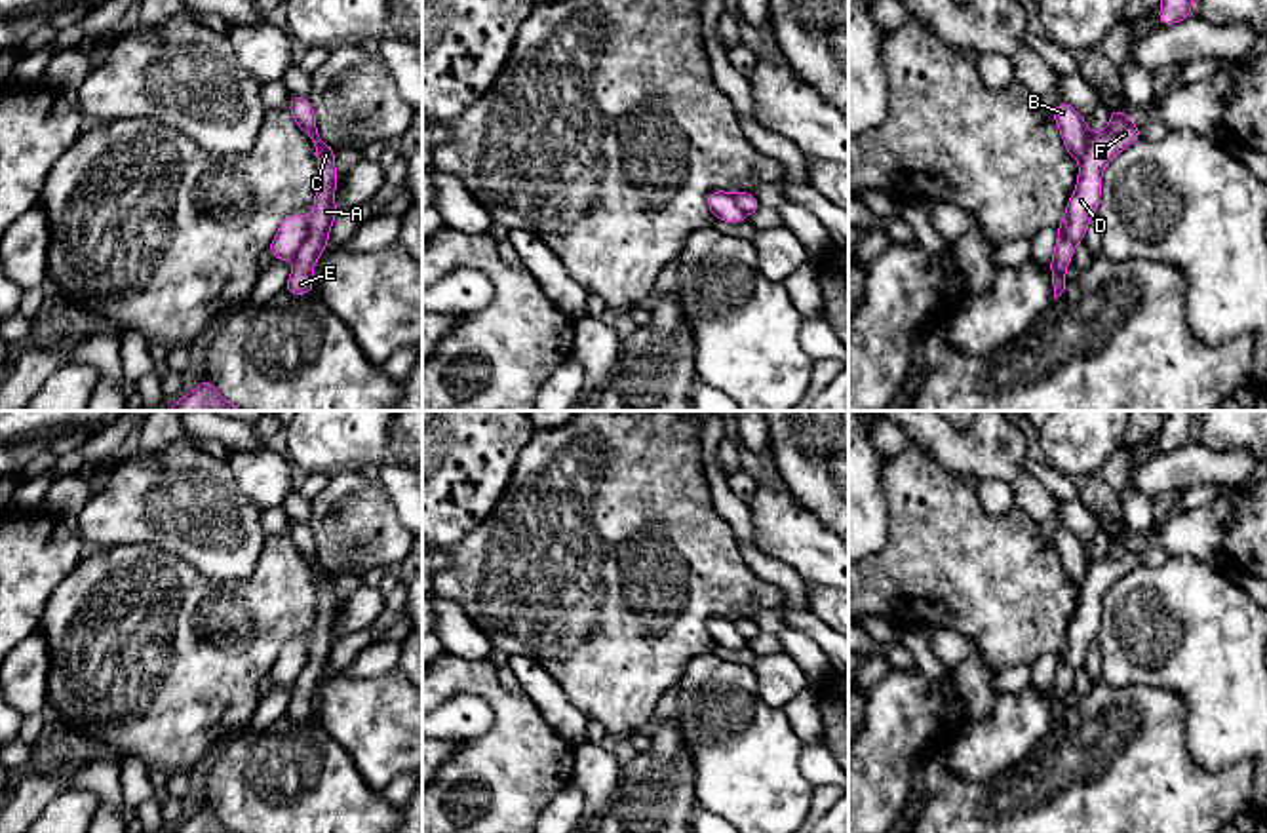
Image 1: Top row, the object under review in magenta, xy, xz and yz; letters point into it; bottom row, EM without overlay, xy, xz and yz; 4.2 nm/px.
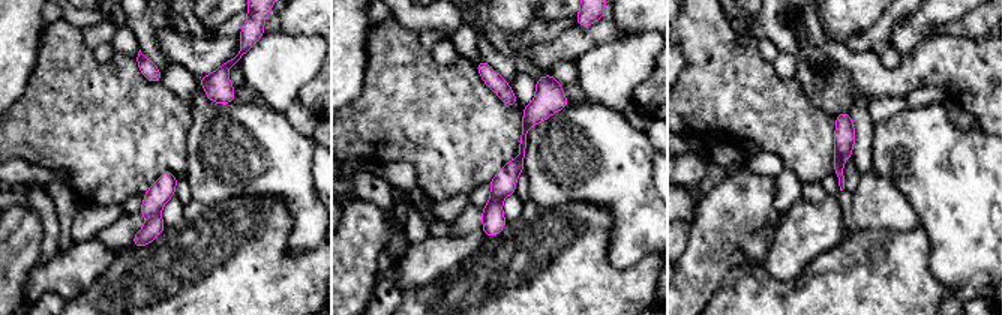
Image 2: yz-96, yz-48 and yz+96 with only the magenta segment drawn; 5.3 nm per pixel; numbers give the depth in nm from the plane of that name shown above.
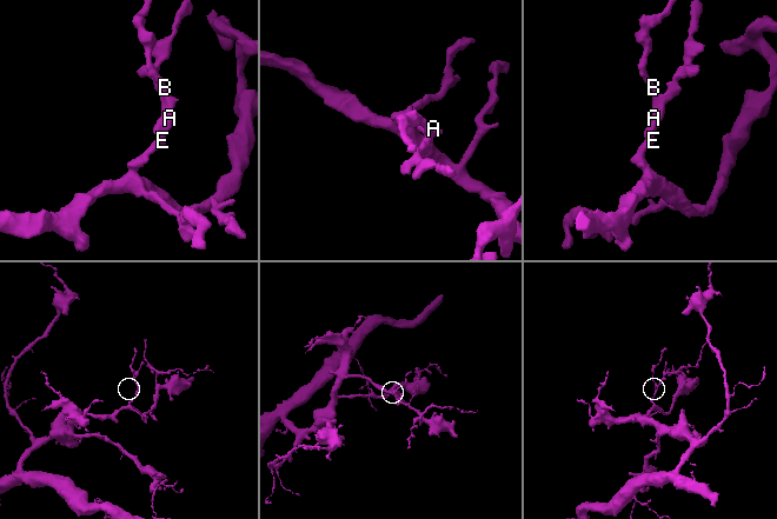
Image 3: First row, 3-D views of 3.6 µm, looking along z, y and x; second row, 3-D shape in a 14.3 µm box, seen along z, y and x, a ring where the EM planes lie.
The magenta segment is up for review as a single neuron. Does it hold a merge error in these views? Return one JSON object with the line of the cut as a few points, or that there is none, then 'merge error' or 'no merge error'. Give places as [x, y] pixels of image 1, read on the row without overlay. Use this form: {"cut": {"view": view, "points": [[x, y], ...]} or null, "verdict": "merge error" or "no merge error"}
{"cut": {"view": "xy", "points": [[311, 647], [307, 666], [293, 683]]}, "verdict": "merge error"}

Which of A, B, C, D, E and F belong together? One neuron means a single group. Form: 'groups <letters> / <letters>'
groups A B C E / D F

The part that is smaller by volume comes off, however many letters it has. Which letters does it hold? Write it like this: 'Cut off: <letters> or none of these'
Cut off: D, F

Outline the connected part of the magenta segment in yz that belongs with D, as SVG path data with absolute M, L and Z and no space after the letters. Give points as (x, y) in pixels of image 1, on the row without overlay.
M1117 534L1111 536L1101 559L1090 559L1081 584L1077 614L1067 628L1063 652L1058 656L1060 662L1067 662L1075 669L1082 668L1086 650L1098 635L1103 593L1136 567L1140 567L1140 552L1128 546L1126 536Z

